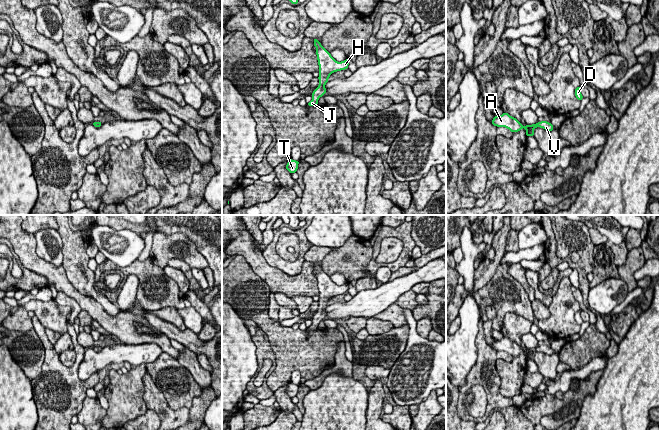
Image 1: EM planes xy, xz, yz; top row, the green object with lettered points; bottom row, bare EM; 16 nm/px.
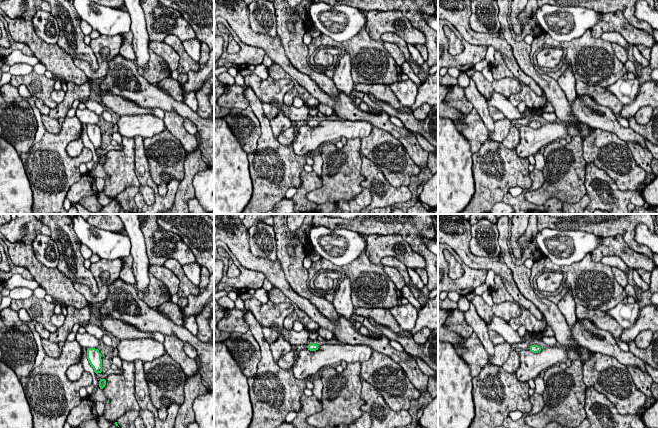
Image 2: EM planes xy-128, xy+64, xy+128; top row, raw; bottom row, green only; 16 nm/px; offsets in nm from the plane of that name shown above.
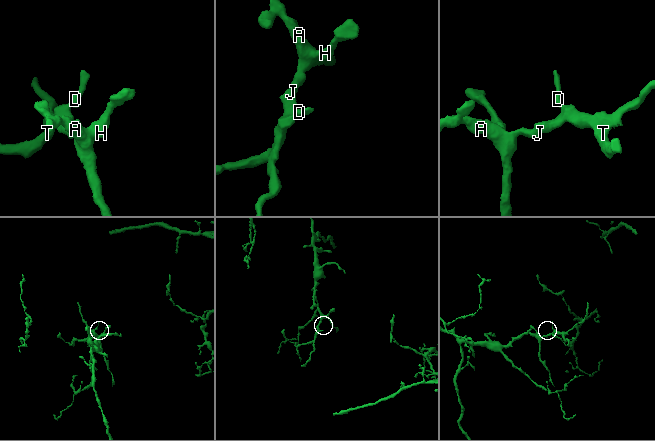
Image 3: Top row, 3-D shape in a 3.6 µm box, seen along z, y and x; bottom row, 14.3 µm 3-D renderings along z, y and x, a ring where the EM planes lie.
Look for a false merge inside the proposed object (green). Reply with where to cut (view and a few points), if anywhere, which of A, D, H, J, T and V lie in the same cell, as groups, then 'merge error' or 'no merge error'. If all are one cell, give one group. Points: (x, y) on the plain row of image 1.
cut none; groups A D H J T V; no merge error

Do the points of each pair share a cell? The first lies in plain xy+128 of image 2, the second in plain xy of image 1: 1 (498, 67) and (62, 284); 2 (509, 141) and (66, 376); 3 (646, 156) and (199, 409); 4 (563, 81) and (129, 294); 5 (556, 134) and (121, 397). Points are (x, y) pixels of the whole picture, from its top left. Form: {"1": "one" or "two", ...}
{"1": "two", "2": "two", "3": "two", "4": "one", "5": "two"}

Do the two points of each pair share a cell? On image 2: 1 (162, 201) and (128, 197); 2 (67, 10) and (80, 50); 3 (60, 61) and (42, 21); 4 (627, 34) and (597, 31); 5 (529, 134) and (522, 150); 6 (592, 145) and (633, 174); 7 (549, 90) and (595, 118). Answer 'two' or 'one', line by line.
1: two
2: one
3: two
4: one
5: one
6: one
7: two

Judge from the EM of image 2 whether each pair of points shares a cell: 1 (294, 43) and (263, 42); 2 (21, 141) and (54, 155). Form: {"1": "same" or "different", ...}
{"1": "different", "2": "different"}

